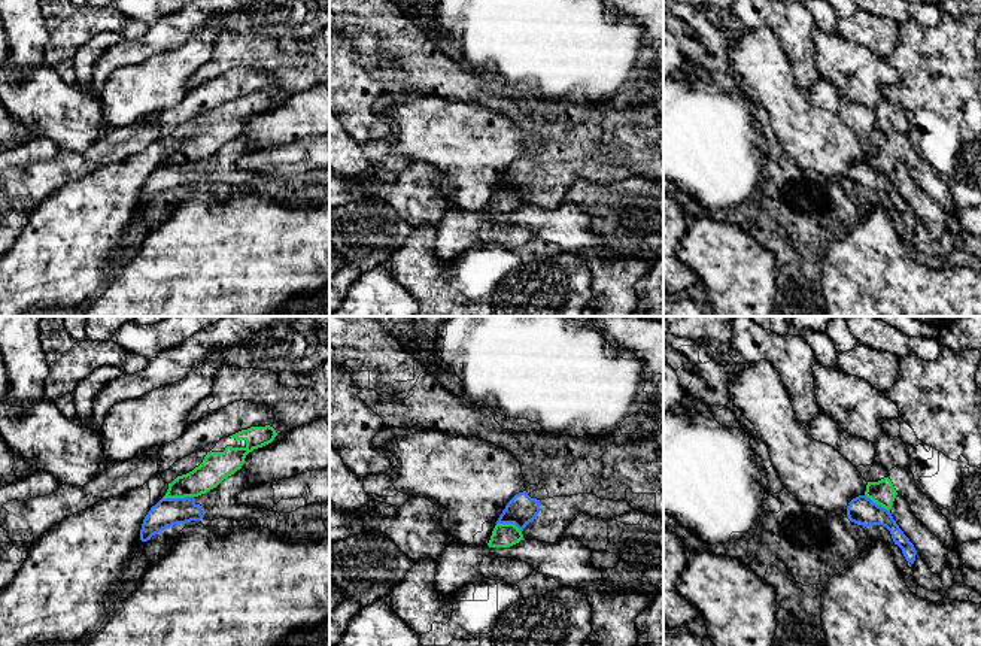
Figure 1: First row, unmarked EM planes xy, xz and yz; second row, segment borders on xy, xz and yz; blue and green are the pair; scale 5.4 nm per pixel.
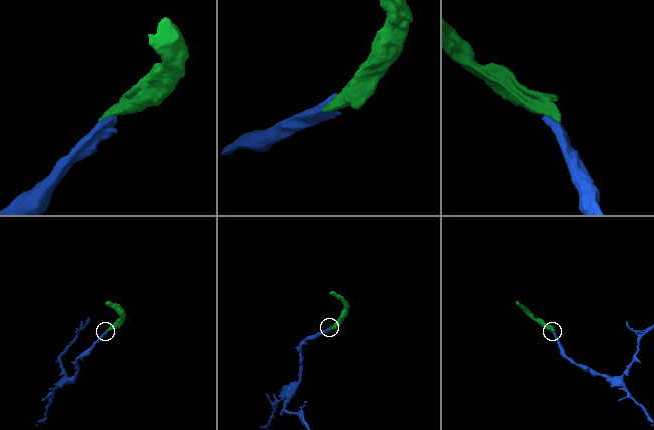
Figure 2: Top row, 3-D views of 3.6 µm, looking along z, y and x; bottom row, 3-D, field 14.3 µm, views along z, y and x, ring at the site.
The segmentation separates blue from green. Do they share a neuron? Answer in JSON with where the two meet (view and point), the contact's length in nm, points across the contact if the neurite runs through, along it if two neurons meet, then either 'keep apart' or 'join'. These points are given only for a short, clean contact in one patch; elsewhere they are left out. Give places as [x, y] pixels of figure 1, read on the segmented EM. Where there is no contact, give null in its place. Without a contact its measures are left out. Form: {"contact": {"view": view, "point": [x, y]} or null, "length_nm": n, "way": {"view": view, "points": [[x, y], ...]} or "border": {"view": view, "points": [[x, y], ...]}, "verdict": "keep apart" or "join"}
{"contact": {"view": "xy", "point": [178, 499]}, "length_nm": 170, "border": {"view": "xy", "points": [[193, 496], [163, 499]]}, "verdict": "keep apart"}

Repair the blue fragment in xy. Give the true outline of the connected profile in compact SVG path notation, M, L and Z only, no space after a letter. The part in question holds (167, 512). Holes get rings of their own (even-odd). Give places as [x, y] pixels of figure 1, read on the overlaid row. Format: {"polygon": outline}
{"polygon": "M237 470L216 488L198 497L161 498L145 516L140 540L148 542L168 527L191 521L215 521L219 518L234 521L259 519L270 510L261 507L249 509L237 503L237 495L252 486L247 477Z"}

